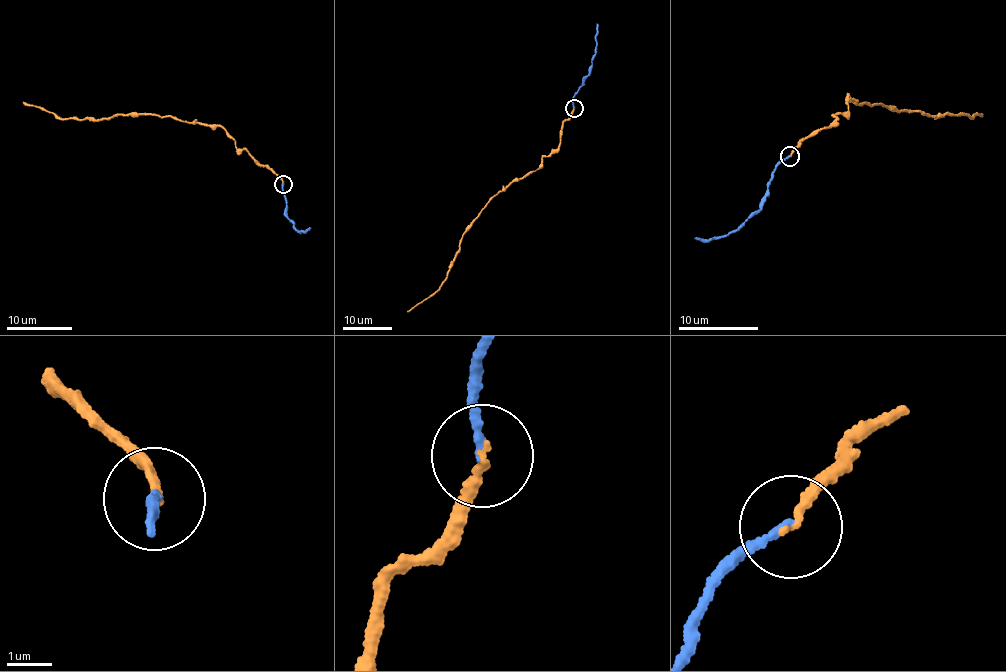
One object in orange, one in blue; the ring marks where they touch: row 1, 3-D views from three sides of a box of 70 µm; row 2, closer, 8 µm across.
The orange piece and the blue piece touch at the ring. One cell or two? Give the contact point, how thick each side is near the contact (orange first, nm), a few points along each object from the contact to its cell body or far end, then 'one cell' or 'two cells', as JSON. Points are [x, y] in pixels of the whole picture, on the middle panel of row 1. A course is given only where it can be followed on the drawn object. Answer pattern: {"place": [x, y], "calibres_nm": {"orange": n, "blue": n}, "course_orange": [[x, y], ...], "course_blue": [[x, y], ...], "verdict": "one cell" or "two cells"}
{"place": [574, 108], "calibres_nm": {"orange": 170, "blue": 190}, "course_orange": [[573, 108], [563, 122], [559, 147], [542, 157], [534, 172], [490, 200], [464, 234], [436, 291], [407, 311]], "course_blue": [[573, 108], [574, 97], [584, 84], [592, 62], [597, 23]], "verdict": "one cell"}

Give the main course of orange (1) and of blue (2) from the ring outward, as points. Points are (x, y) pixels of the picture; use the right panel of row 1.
1: (789, 157), (800, 142), (832, 126), (834, 115), (847, 112), (848, 95), (851, 102), (899, 110), (981, 114)
2: (789, 157), (775, 167), (768, 185), (768, 197), (746, 221), (726, 235), (694, 238)

